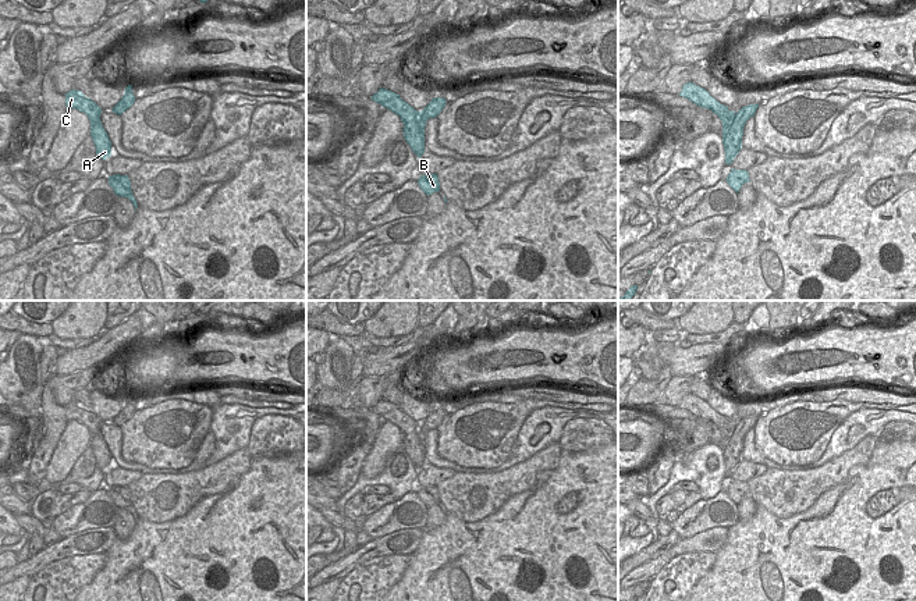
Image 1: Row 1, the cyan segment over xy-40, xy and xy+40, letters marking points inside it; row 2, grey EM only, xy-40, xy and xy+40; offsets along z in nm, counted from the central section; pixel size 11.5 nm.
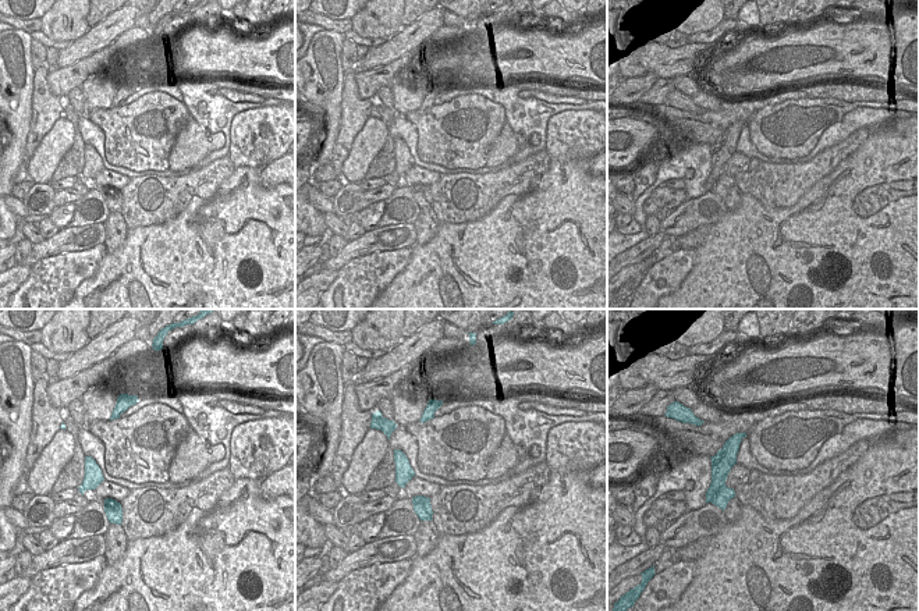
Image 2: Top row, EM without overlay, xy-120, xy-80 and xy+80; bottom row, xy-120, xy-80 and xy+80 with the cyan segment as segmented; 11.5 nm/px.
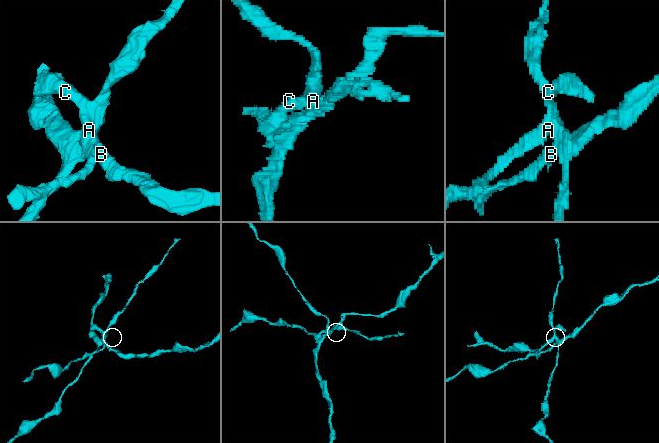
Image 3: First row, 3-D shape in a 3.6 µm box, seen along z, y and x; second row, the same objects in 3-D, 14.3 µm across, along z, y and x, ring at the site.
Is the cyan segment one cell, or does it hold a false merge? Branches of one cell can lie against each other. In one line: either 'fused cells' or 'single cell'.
fused cells

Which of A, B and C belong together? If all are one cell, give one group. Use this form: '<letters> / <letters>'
A C / B

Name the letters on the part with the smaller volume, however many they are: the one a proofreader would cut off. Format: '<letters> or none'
A, C

